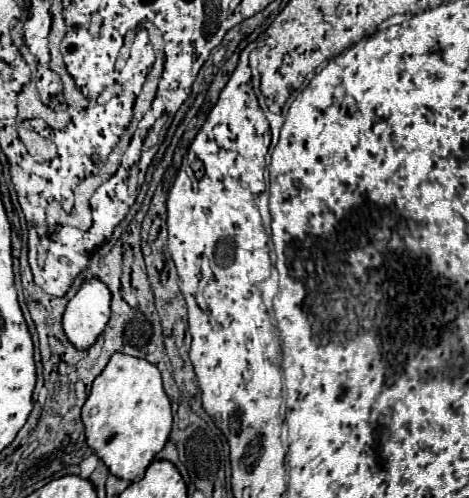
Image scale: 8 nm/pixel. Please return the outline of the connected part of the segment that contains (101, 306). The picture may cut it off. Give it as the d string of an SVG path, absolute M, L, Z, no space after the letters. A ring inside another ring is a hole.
M97 277L85 279L81 289L67 303L63 315L63 329L67 339L77 349L89 349L99 337L99 333L103 333L111 315L109 303L111 291Z

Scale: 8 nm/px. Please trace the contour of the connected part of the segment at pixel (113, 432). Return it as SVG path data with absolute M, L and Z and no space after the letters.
M113 353L105 369L95 377L91 393L83 405L81 421L85 425L85 441L99 455L99 459L107 465L107 469L125 481L139 481L145 475L145 469L155 459L155 455L165 447L173 425L171 401L165 395L161 385L159 369L139 357L131 357L125 353Z

